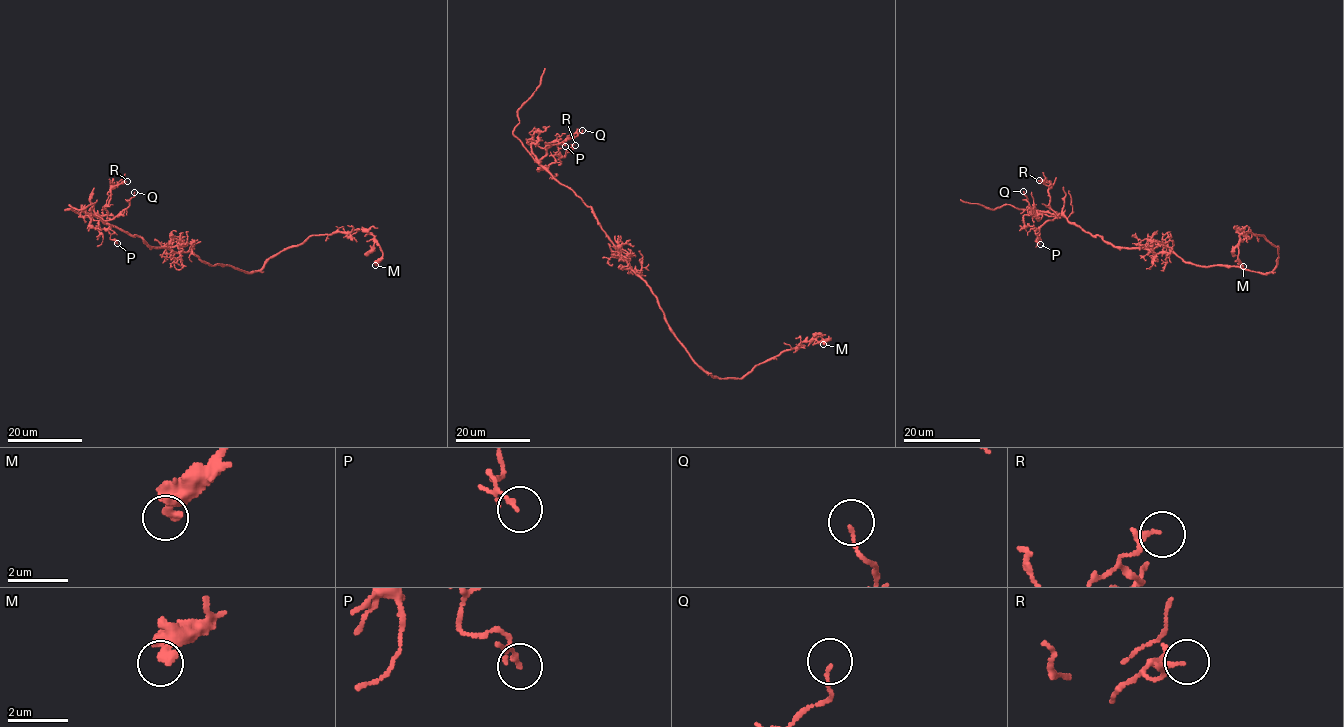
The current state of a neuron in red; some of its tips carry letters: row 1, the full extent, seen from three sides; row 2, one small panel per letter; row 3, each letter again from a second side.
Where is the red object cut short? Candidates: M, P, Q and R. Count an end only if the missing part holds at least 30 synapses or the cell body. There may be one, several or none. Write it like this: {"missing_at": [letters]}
{"missing_at": []}

